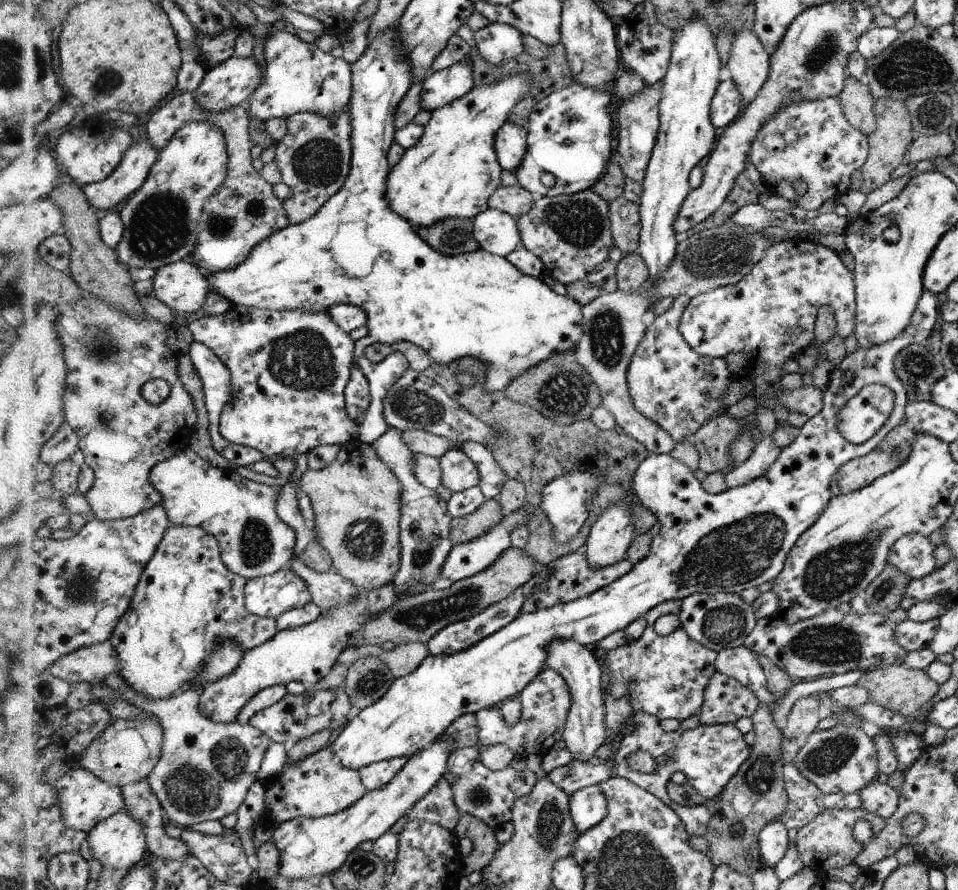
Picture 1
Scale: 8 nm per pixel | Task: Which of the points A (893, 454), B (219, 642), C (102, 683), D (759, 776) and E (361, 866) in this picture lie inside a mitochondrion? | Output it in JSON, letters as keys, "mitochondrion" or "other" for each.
{"A":"mitochondrion","B":"other","C":"other","D":"mitochondrion","E":"mitochondrion"}

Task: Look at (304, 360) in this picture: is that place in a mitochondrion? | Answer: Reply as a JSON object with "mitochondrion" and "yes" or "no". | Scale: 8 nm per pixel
{"mitochondrion":"yes"}

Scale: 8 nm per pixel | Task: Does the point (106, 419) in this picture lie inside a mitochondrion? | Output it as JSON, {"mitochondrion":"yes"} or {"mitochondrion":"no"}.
{"mitochondrion":"yes"}

